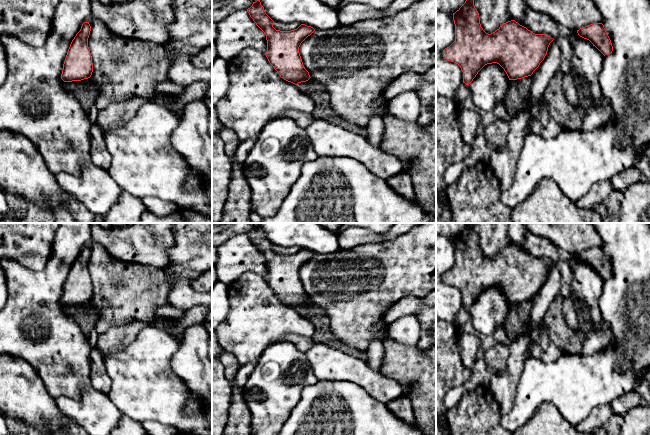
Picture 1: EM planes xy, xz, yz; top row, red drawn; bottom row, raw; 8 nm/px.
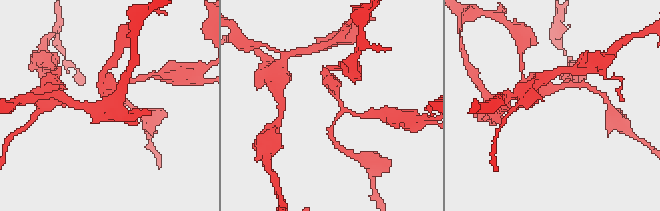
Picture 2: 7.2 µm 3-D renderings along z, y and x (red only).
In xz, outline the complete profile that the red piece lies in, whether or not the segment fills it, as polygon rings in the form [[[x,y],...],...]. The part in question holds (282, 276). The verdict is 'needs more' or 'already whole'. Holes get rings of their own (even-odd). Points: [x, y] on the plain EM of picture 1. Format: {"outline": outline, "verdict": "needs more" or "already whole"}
{"outline": [[[260,223],[253,226],[247,236],[265,257],[267,264],[265,279],[280,301],[295,309],[308,305],[311,301],[303,289],[299,271],[315,253],[301,248],[291,255],[276,254],[273,251],[274,245],[266,238]]], "verdict": "already whole"}

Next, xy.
{"outline": [[[84,246],[68,273],[61,298],[64,306],[81,305],[91,301],[93,296],[92,280],[88,271],[91,250]]], "verdict": "already whole"}

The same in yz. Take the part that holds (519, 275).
{"outline": [[[473,223],[453,237],[455,265],[443,274],[444,283],[458,288],[463,296],[463,307],[469,309],[478,296],[487,288],[497,287],[506,296],[509,304],[531,300],[547,279],[554,264],[546,258],[535,258],[515,244],[502,248],[495,256],[486,257],[480,248],[480,241]]], "verdict": "already whole"}

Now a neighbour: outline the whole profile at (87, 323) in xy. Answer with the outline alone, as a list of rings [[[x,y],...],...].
[[[90,302],[81,305],[65,306],[64,312],[79,324],[86,338],[90,331],[95,328],[98,321],[98,312]]]

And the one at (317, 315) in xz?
[[[310,302],[308,305],[298,307],[296,310],[313,323],[315,332],[312,339],[314,343],[323,343],[331,347],[340,347],[344,352],[367,361],[367,354],[365,351],[343,346],[340,340],[331,332],[329,319],[324,309]]]

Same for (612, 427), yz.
[[[612,413],[609,421],[600,428],[593,431],[595,435],[620,435],[620,427],[623,423],[623,416]]]

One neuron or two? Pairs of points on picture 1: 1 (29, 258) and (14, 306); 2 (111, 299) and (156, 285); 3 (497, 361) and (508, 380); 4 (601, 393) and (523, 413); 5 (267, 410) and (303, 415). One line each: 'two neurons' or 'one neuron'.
1: two neurons
2: one neuron
3: two neurons
4: one neuron
5: two neurons

